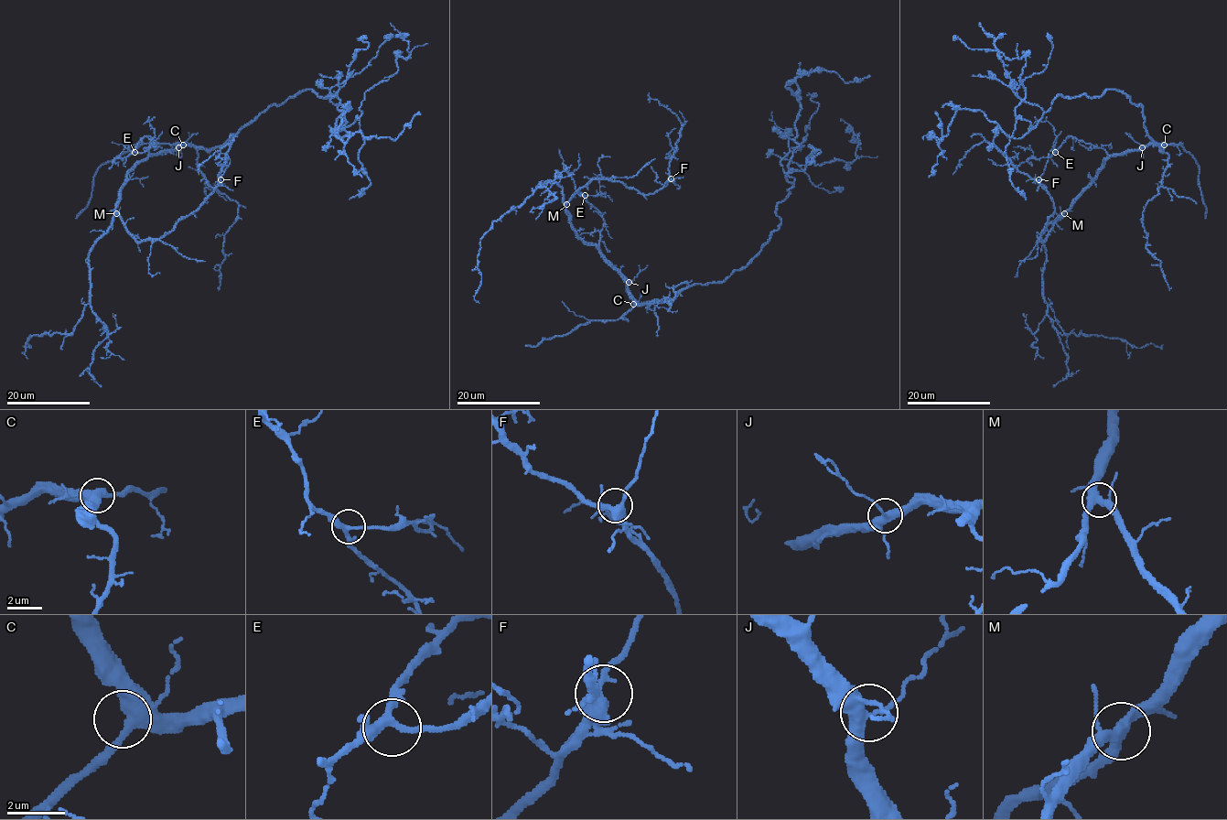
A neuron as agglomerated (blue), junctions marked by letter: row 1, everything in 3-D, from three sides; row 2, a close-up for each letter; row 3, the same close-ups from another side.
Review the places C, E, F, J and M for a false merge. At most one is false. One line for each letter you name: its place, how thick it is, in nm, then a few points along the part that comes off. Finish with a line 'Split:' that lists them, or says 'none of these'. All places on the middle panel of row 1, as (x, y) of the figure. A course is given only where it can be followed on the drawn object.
Split: none of these

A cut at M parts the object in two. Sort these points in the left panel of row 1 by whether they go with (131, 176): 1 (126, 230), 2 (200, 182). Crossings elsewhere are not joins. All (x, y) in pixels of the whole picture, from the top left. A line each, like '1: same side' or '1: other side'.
1: other side
2: other side

